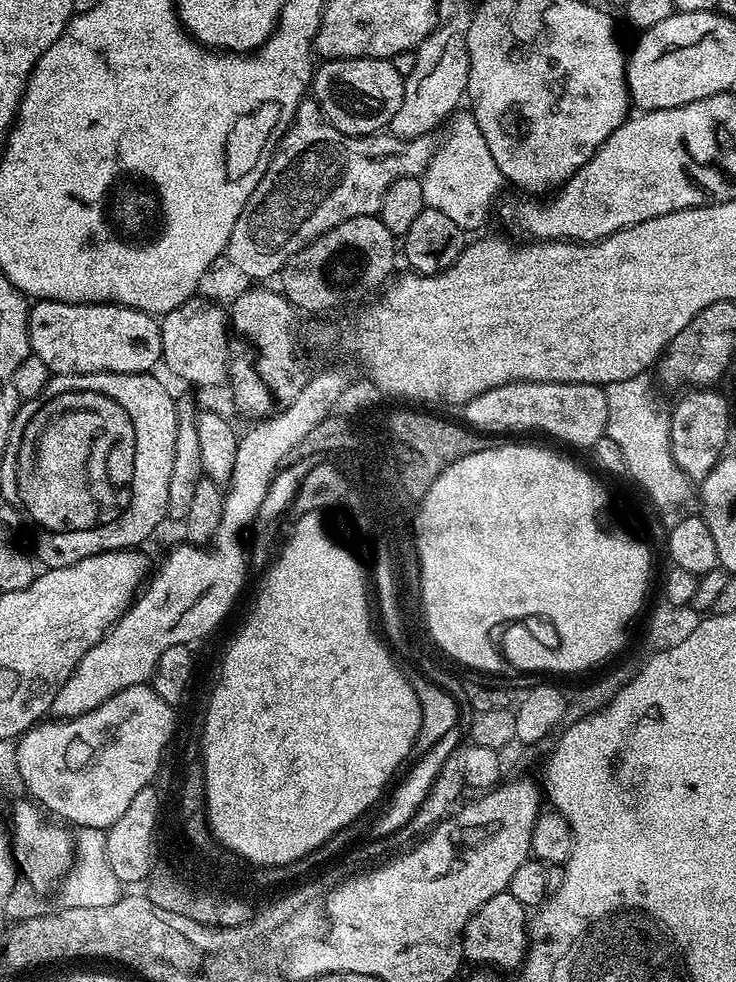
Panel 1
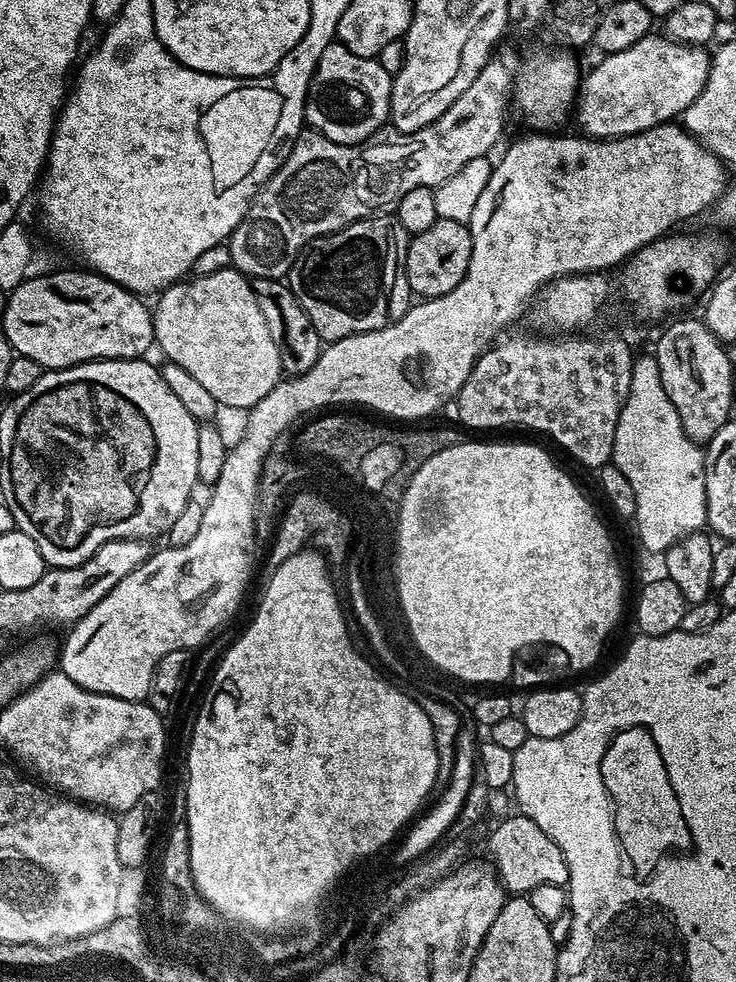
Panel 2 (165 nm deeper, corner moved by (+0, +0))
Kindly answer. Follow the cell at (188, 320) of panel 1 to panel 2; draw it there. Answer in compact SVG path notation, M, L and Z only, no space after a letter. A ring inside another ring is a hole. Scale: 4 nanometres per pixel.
M225 266L220 268L217 272L208 272L205 276L193 275L191 278L185 278L177 283L172 284L170 287L164 289L159 293L158 299L160 300L154 304L154 311L152 312L152 329L156 335L155 343L160 344L162 351L168 355L167 359L171 363L182 366L182 370L187 370L193 378L199 382L206 391L210 393L210 398L216 400L217 405L228 408L244 408L243 410L251 410L254 405L266 398L266 394L270 394L270 390L274 390L274 386L279 384L282 379L282 369L280 367L280 346L276 342L273 329L270 327L270 322L262 314L260 309L260 299L254 294L252 289L252 280L245 276L244 273L239 272L238 269Z

